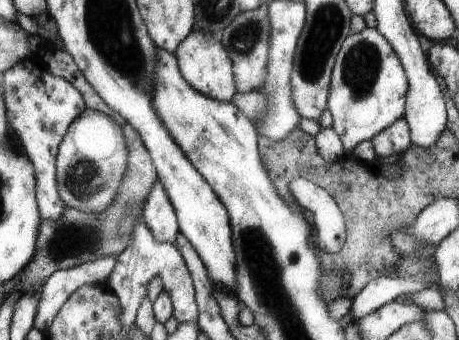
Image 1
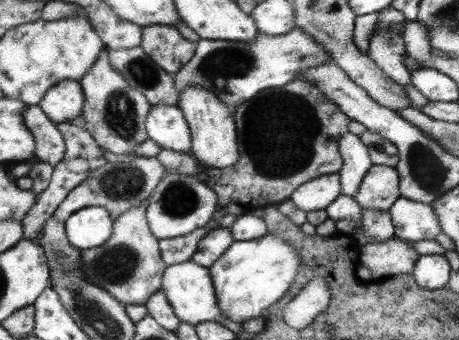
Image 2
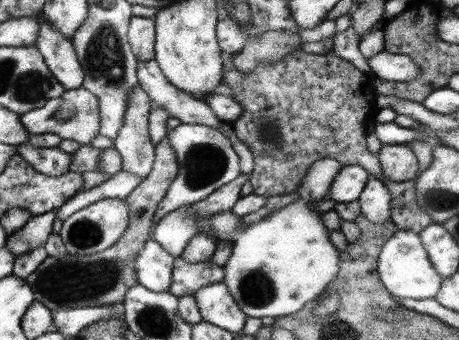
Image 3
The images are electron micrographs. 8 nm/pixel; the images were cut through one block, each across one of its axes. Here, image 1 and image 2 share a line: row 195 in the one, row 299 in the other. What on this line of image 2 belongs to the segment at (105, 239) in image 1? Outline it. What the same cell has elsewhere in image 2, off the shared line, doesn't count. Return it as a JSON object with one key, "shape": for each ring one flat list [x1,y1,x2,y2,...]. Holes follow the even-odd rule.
{"shape":[[147,202,129,210,113,222,113,236,101,248,81,252,81,272,89,284,109,292,121,304,141,304,145,306,149,298,161,290,161,274,165,274,165,264,159,254,157,236,149,230,145,218]]}

